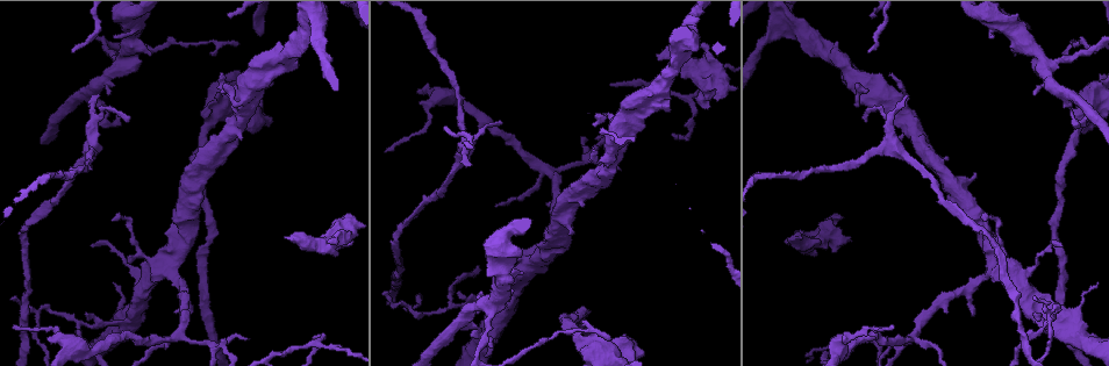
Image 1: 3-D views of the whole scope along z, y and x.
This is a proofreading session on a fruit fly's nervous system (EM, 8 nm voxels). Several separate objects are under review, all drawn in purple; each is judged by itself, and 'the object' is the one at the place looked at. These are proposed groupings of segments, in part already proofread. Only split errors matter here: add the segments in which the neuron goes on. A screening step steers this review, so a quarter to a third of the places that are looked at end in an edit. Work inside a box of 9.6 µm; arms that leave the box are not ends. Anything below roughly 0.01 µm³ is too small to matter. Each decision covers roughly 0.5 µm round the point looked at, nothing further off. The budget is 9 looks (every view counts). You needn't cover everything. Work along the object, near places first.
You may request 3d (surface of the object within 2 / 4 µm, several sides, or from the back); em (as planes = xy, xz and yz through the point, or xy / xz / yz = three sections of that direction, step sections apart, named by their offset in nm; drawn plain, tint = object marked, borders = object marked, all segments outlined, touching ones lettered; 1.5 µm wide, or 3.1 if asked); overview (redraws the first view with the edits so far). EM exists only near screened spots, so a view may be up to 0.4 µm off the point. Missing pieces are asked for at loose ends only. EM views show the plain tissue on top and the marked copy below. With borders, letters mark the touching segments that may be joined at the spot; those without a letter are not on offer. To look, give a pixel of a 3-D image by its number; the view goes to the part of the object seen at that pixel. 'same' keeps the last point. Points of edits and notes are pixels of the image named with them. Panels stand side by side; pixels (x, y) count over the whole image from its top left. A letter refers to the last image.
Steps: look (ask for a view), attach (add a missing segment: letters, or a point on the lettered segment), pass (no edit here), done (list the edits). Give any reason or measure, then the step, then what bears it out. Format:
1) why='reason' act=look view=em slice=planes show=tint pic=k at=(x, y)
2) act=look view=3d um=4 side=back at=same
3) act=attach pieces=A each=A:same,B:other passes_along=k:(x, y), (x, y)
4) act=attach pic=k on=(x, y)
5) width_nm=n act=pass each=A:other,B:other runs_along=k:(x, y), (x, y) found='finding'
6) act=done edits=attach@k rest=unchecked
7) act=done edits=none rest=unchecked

why='branch stops here' act=look view=3d um=2 pic=1 at=(98, 98)

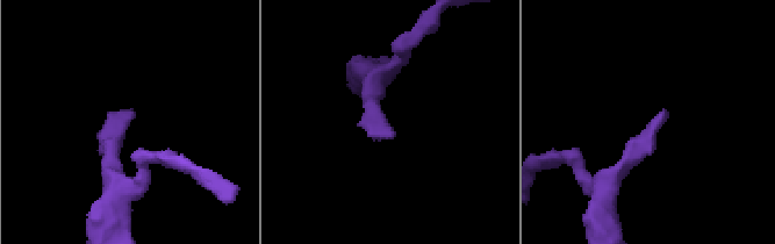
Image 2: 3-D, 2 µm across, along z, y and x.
act=look view=em slice=xy step=4 show=borders pic=2 at=(663, 110)

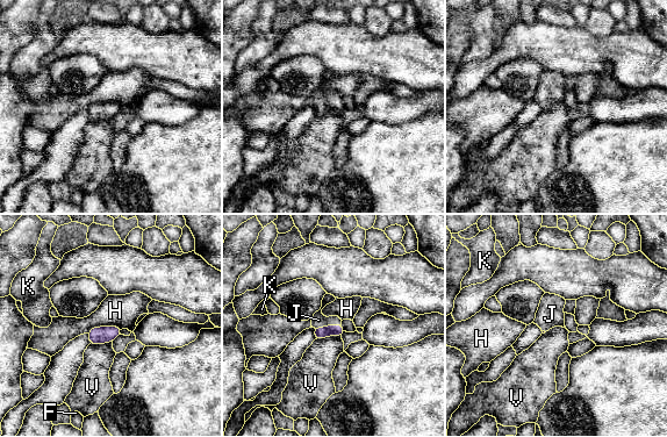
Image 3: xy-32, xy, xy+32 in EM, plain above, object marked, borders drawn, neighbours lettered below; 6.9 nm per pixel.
act=look view=em slice=planes show=borders at=same

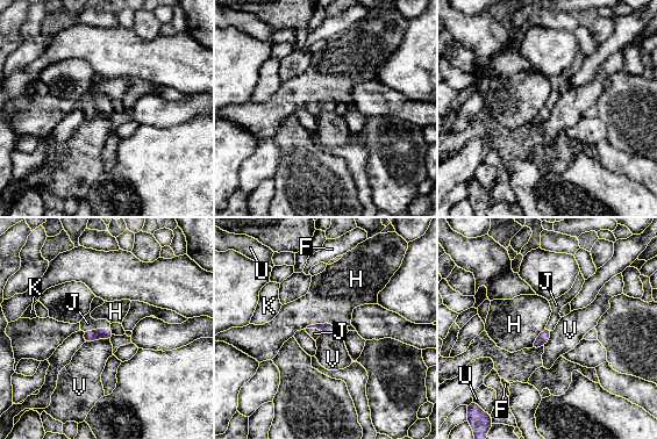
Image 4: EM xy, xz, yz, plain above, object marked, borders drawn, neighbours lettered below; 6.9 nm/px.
longest_contact=H:220nm act=attach pic=4 on=(314, 333) each=F:other,H:other,J:same,K:other,U:other,V:other passes_along=4:(326, 326), (320, 331), (314, 333) found='the neuron continues'

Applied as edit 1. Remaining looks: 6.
why='thick end' act=look view=em slice=xz step=8 show=tint pic=1 at=(287, 239)

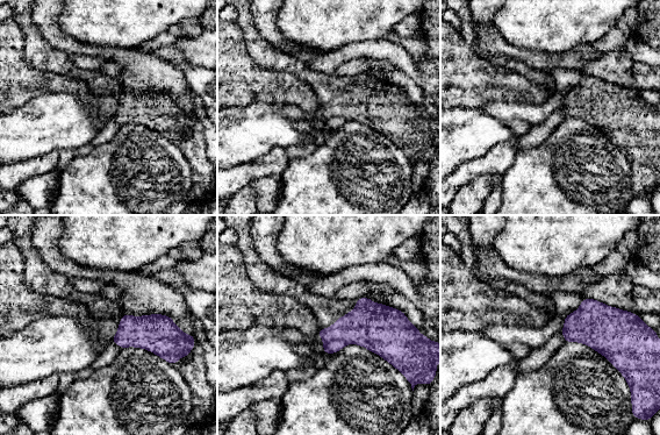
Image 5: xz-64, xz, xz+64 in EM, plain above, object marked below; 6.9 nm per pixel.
why='another direction' act=look view=em slice=planes show=borders at=same

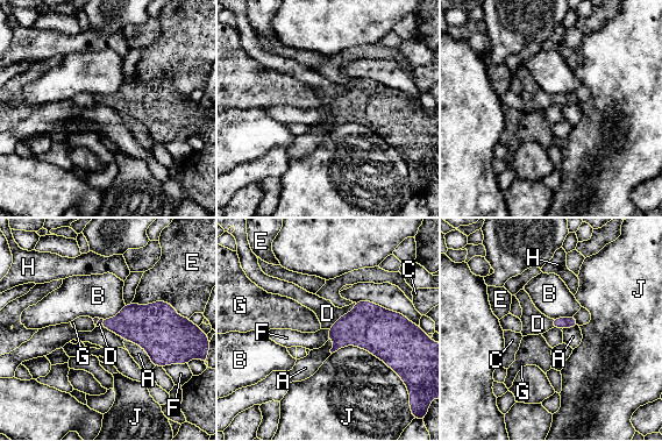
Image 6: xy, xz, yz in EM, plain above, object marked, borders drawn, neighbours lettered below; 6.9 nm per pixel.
act=attach pic=6 on=(327, 313) each=A:other,B:other,C:other,D:same,E:other,F:other,G:other,H:other,J:other passes_along=6:(374, 328), (343, 315), (327, 313) found='the neuron continues'

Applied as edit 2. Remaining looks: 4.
why='redraw' act=look view=overview

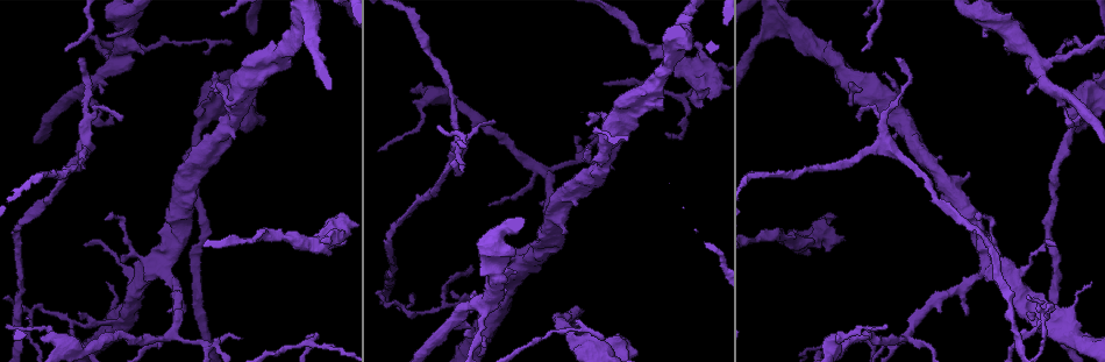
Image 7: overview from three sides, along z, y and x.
why='branch stops here' act=look view=em slice=planes show=borders pic=7 at=(288, 57)

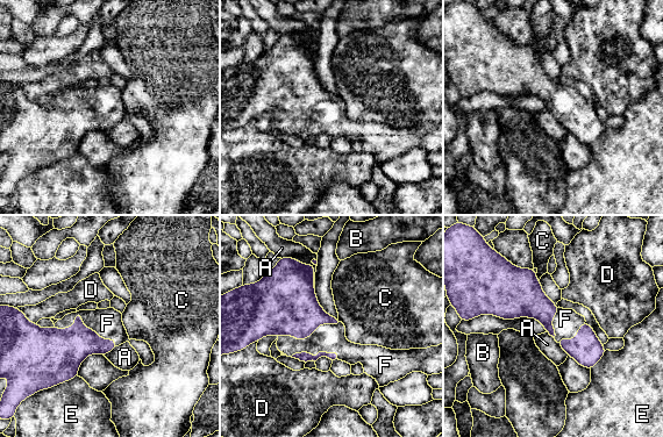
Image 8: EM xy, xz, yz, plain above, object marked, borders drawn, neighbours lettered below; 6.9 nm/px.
longest_contact=F:460nm act=attach pic=8 on=(107, 323) each=A:other,B:other,C:other,D:other,E:other,F:same passes_along=8:(62, 352), (82, 322), (107, 323) found='it goes on there'

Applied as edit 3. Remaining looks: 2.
act=done edits=attach@4,attach@6,attach@8 rest=unchecked

